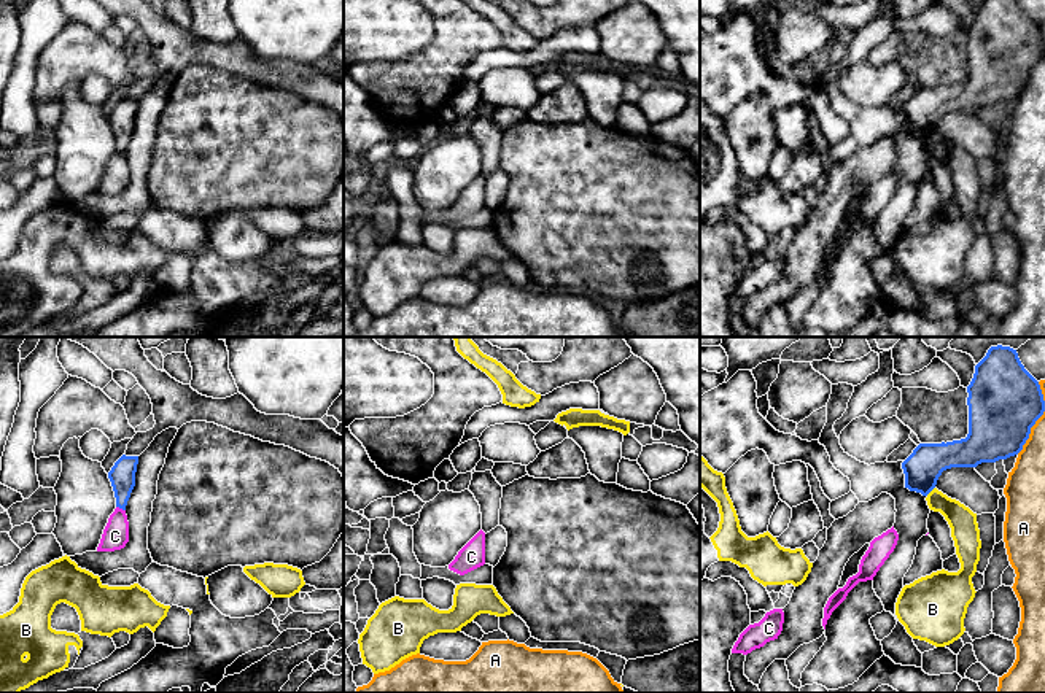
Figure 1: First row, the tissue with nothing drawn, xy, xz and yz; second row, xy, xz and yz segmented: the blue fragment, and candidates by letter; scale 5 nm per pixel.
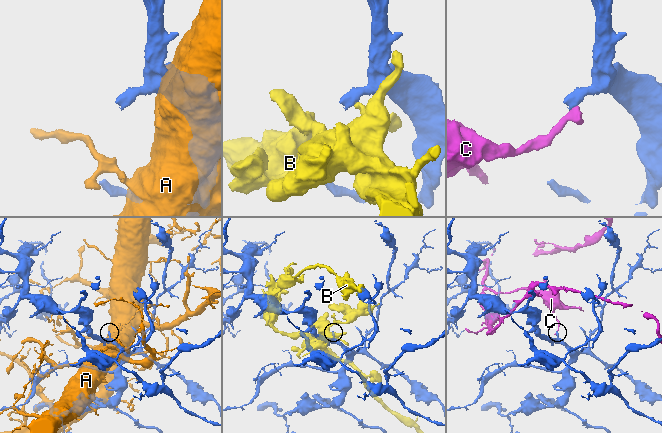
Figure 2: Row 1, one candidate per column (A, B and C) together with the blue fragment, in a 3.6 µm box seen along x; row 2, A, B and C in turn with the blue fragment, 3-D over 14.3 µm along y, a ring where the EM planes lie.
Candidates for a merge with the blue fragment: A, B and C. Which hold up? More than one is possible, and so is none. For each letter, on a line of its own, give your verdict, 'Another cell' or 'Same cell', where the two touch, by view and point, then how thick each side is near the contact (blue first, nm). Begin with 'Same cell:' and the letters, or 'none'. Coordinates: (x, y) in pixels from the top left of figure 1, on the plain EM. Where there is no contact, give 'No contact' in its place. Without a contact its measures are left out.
Same cell: none
A: Another cell. Touches blue at yz (1029, 77). Thickness 380 nm (blue) against 190 nm
B: Another cell. Touches blue at yz (929, 135). Thickness 190 nm (blue) against 140 nm
C: Another cell. Touches blue at xy (121, 151). Thickness 130 nm (blue) against 130 nm

